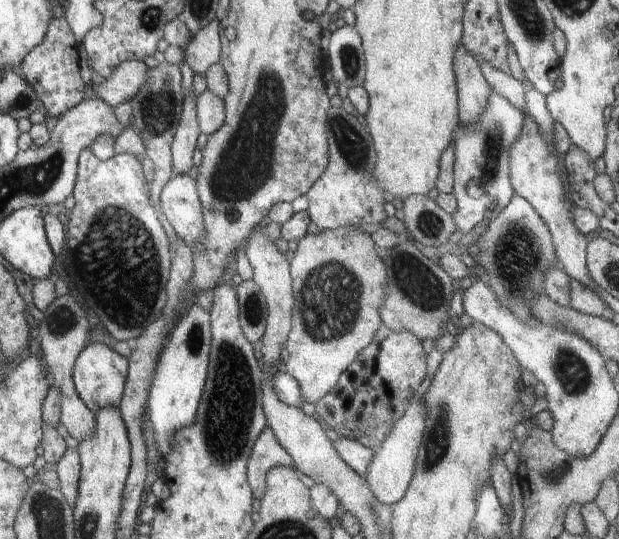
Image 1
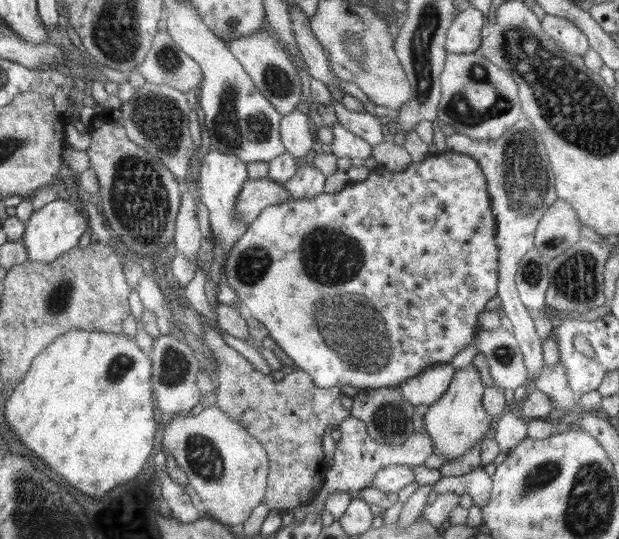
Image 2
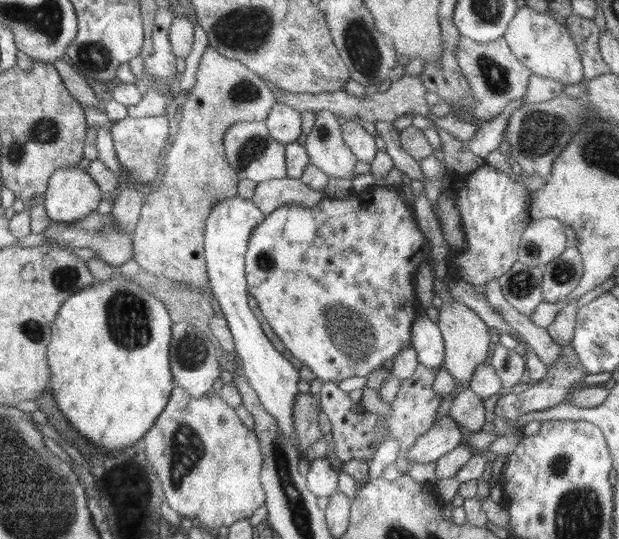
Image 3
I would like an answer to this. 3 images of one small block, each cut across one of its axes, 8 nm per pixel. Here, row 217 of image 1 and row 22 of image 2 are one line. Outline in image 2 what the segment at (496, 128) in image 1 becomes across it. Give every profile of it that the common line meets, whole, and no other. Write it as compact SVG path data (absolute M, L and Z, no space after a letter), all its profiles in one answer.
M472 6L460 12L448 29L445 50L456 54L474 52L482 44L480 34L489 18Z

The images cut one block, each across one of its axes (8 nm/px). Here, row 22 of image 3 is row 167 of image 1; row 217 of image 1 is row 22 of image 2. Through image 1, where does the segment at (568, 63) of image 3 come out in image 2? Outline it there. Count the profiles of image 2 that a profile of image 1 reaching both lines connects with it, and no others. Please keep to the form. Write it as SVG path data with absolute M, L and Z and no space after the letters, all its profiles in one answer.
M546 14L540 20L540 26L562 50L576 56L584 56L588 51L589 42L586 35L570 20Z

